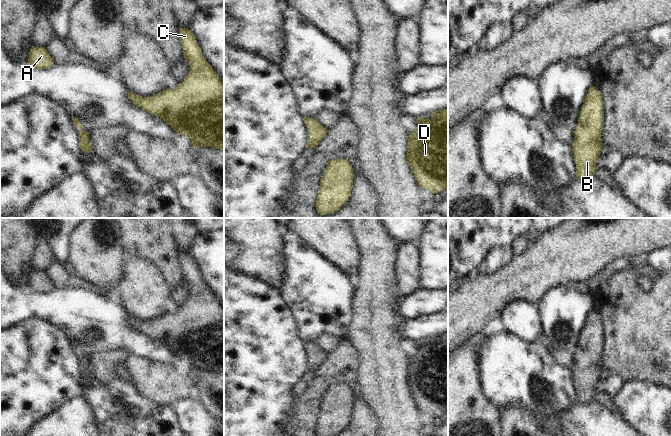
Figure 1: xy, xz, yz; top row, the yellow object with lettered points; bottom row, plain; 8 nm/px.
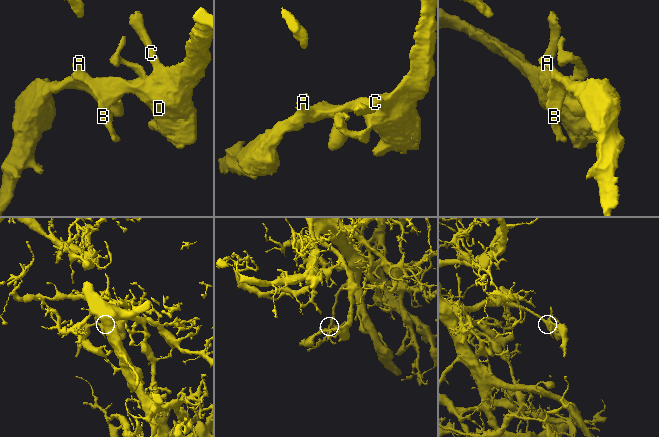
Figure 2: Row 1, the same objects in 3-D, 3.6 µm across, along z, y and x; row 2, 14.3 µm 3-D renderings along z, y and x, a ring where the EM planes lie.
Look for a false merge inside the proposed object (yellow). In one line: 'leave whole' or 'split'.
leave whole

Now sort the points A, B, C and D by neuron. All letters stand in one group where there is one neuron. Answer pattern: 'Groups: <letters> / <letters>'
Groups: A B C D

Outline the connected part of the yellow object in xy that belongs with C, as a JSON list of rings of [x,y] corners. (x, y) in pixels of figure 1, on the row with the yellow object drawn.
[[[179,27],[179,37],[183,46],[183,56],[190,66],[184,81],[173,90],[164,89],[150,97],[127,90],[128,97],[136,107],[166,121],[177,135],[187,135],[193,148],[212,147],[224,150],[224,82],[202,55],[194,34],[188,28]]]

